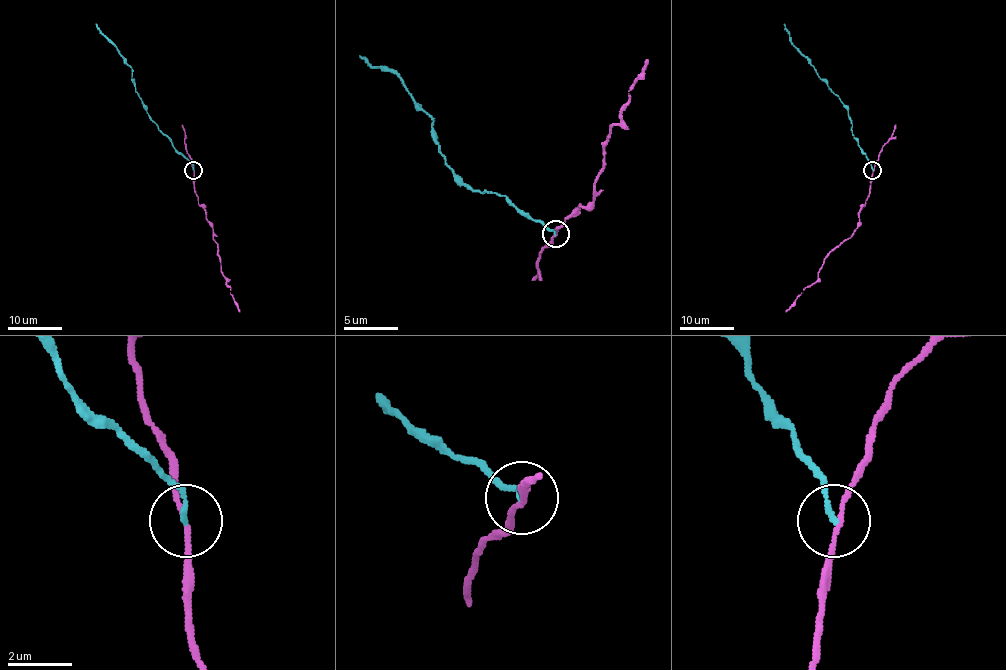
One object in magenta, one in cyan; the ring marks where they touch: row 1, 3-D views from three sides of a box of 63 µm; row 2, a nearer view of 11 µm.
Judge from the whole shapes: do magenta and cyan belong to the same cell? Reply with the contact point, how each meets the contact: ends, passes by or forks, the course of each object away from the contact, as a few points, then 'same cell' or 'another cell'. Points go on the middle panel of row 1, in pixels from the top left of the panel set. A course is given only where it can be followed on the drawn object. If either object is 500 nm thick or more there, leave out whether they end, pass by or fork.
(555, 233) | magenta passes by | cyan ends | magenta via (554, 235), (554, 230), (579, 206), (592, 200), (609, 129), (620, 121), (628, 94), (647, 59) | cyan via (554, 233), (527, 219), (503, 195), (473, 192), (462, 184), (440, 151), (432, 119), (402, 81), (359, 56) | another cell

